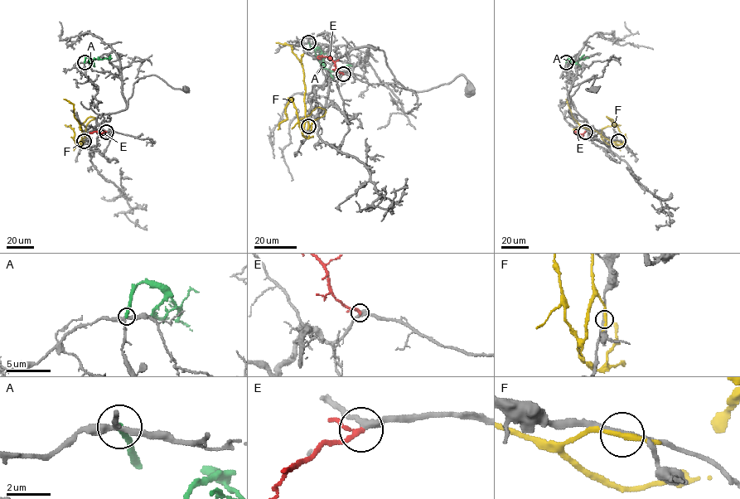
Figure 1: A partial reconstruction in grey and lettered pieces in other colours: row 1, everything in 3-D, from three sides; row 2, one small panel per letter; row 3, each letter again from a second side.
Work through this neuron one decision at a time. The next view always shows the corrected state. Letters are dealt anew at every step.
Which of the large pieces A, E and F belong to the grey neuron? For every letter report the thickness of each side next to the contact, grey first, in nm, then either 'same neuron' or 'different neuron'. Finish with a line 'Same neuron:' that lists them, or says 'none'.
A: 240 nm thick on the grey side, 280 nm on the other; different neuron
E: 340 nm thick on the grey side, 180 nm on the other; different neuron
F: 200 nm thick on the grey side, 220 nm on the other; different neuron
Same neuron: none

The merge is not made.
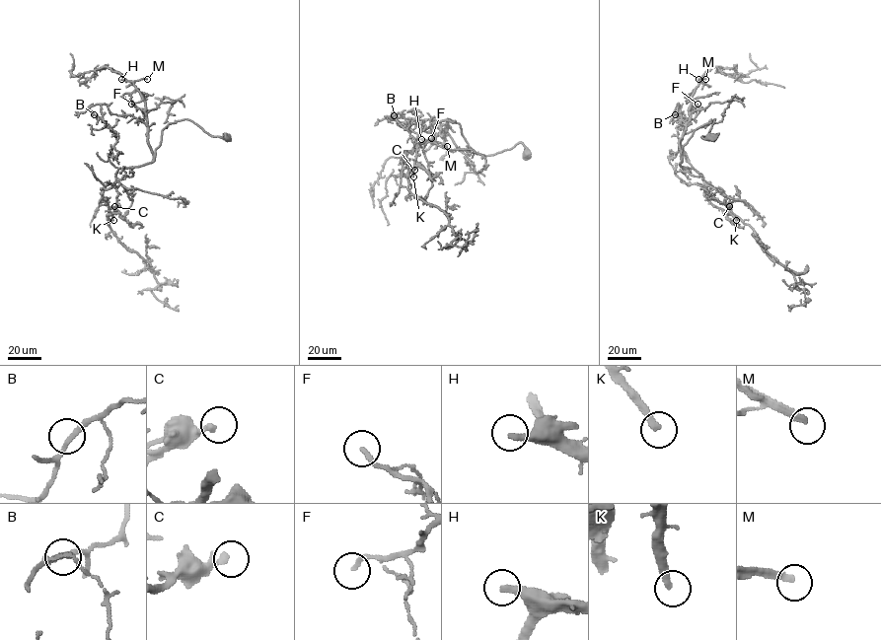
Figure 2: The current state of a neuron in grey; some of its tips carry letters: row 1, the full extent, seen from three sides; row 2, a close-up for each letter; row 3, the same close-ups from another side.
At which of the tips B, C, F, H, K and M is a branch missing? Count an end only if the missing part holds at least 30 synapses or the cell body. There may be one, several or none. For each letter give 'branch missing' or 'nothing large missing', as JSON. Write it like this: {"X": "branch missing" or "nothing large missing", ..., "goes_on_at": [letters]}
{"B": "nothing large missing", "C": "nothing large missing", "F": "branch missing", "H": "branch missing", "K": "branch missing", "M": "nothing large missing", "goes_on_at": ["F", "H", "K"]}

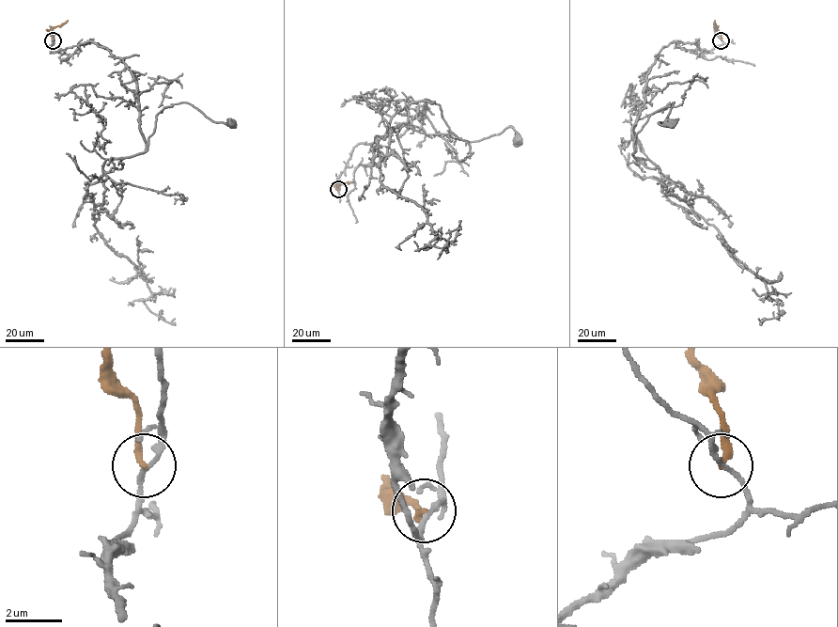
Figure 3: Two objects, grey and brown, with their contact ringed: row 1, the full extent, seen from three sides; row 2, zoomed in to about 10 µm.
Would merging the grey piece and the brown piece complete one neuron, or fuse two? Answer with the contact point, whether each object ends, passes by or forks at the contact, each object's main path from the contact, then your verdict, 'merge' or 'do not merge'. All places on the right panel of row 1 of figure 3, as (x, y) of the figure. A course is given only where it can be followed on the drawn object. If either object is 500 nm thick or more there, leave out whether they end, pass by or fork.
(721, 40) | grey passes by | brown ends | grey via (721, 40), (704, 52), (672, 41), (656, 55), (634, 151), (649, 116), (674, 102), (659, 123), (672, 123) | brown via (721, 40), (715, 21) | do not merge

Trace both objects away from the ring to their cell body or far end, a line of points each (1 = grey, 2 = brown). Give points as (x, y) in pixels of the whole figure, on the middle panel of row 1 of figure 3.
1: (338, 189), (351, 149), (408, 124), (426, 100), (460, 140), (509, 127), (518, 139)
2: (338, 189), (336, 184), (353, 182)

